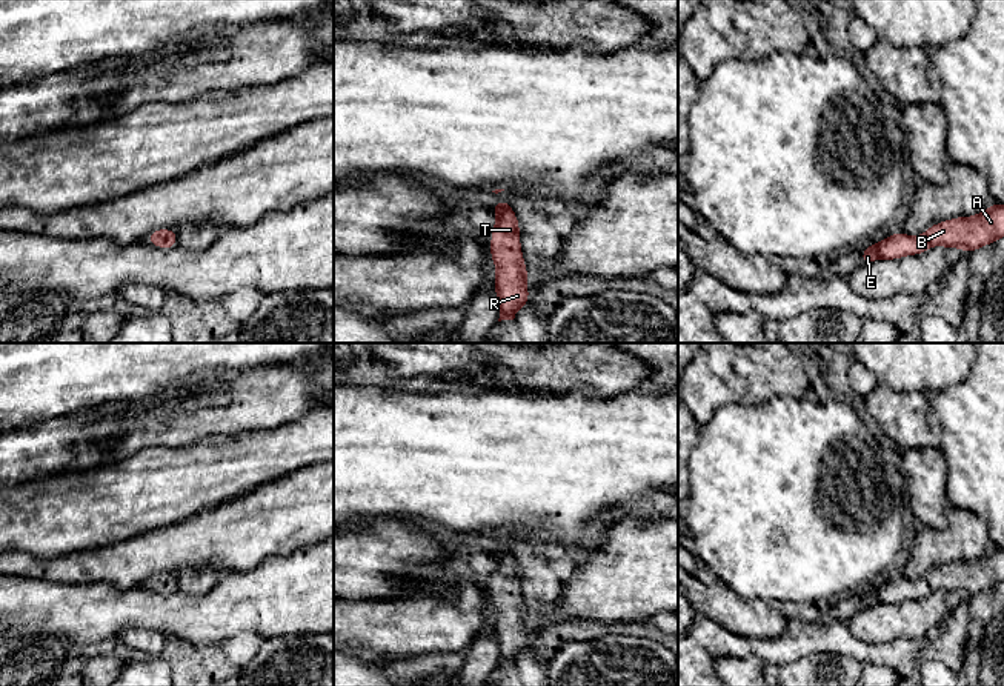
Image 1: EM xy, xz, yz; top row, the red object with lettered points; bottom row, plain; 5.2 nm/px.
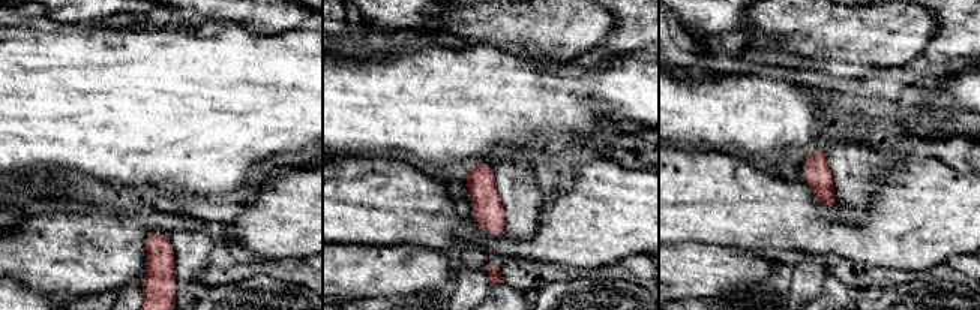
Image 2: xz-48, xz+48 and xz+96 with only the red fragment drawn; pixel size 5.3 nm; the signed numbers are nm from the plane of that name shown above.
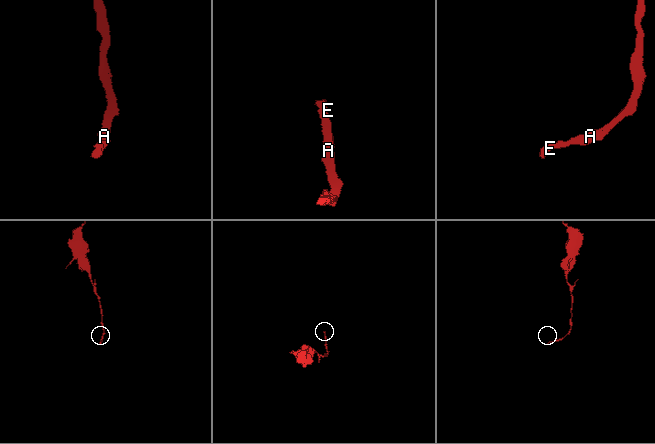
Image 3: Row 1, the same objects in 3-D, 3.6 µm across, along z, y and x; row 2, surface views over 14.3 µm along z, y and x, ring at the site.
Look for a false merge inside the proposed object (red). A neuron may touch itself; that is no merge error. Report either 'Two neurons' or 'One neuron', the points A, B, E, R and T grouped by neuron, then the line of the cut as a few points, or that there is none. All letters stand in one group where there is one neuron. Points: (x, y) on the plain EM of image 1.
One neuron. Groups: A B E R T. No split

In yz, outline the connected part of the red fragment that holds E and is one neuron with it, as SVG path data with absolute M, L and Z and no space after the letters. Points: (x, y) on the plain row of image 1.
M992 548L984 557L972 561L956 561L947 566L932 569L919 581L910 581L904 577L893 580L864 592L861 609L875 604L896 604L904 600L918 600L941 589L975 597L981 591L990 589L1004 581L1004 549Z

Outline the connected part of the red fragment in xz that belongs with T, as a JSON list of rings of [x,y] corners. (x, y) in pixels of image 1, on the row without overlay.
[[[503,543],[497,546],[492,552],[492,557],[497,561],[497,568],[492,572],[492,592],[490,592],[490,603],[497,611],[497,620],[494,624],[494,634],[498,640],[500,646],[500,663],[501,664],[514,664],[517,657],[524,651],[529,649],[529,635],[527,635],[527,612],[523,608],[524,601],[521,597],[521,584],[517,581],[520,578],[520,568],[517,560],[512,554],[512,549],[507,549]]]

